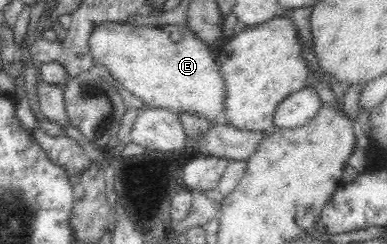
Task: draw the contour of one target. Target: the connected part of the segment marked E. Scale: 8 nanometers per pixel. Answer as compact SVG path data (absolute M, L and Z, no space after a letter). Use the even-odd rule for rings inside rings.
M106 22L95 27L87 44L95 65L105 66L112 77L142 99L145 106L167 108L176 114L189 112L206 119L210 125L223 123L227 86L216 53L187 26L134 27Z

